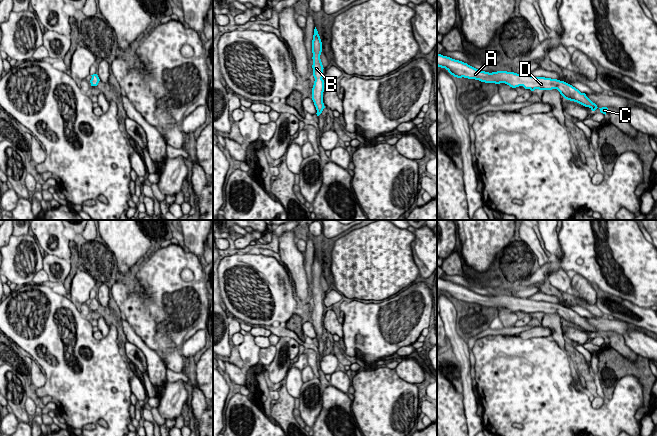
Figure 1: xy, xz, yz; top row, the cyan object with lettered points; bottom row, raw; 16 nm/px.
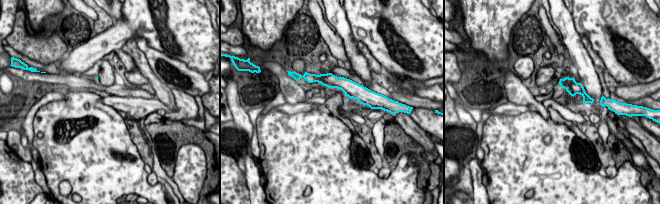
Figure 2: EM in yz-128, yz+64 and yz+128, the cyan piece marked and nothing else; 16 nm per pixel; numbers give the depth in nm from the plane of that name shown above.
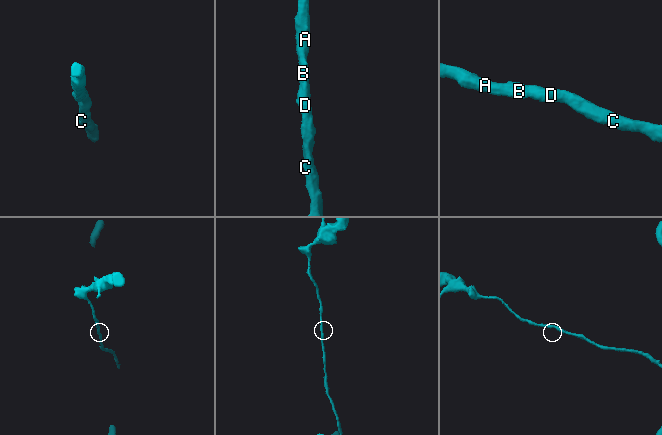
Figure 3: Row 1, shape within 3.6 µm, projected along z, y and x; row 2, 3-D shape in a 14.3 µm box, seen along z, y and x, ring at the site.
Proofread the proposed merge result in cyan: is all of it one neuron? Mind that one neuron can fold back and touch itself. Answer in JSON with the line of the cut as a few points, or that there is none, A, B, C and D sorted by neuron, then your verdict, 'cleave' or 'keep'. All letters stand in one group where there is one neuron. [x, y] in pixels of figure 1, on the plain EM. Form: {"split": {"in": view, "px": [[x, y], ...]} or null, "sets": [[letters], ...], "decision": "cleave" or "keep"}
{"split": null, "sets": [["A", "B", "C", "D"]], "decision": "keep"}

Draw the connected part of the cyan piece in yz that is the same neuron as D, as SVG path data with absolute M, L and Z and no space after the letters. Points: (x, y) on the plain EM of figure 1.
M437 278L437 290L445 292L451 299L457 302L475 303L485 307L505 307L512 312L523 310L525 313L534 315L557 313L560 318L567 324L577 326L585 331L595 335L598 331L593 327L585 317L581 317L572 309L557 303L534 301L528 298L517 298L514 296L497 295L485 296L480 295L467 287L452 283L441 278Z

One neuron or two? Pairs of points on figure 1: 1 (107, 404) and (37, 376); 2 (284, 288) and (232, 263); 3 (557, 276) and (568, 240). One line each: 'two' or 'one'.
1: two
2: one
3: two

